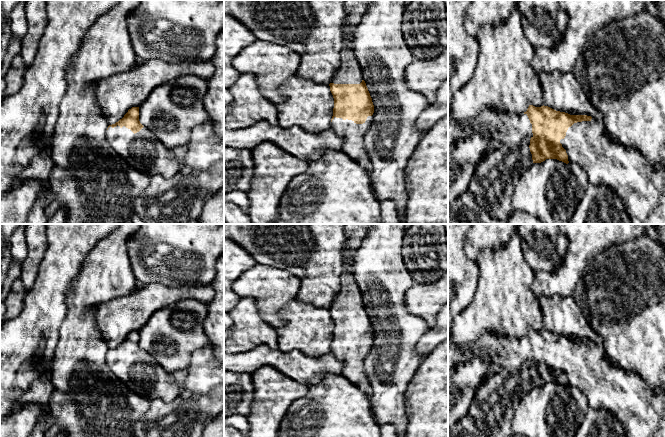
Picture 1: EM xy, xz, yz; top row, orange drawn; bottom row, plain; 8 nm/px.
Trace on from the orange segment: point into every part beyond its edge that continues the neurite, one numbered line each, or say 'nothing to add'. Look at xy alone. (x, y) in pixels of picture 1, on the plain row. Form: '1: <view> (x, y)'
1: xy (142, 375)

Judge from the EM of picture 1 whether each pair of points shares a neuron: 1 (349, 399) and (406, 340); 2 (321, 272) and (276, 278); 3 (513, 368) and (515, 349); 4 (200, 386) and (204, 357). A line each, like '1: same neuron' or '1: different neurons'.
1: different neurons
2: different neurons
3: same neuron
4: same neuron

